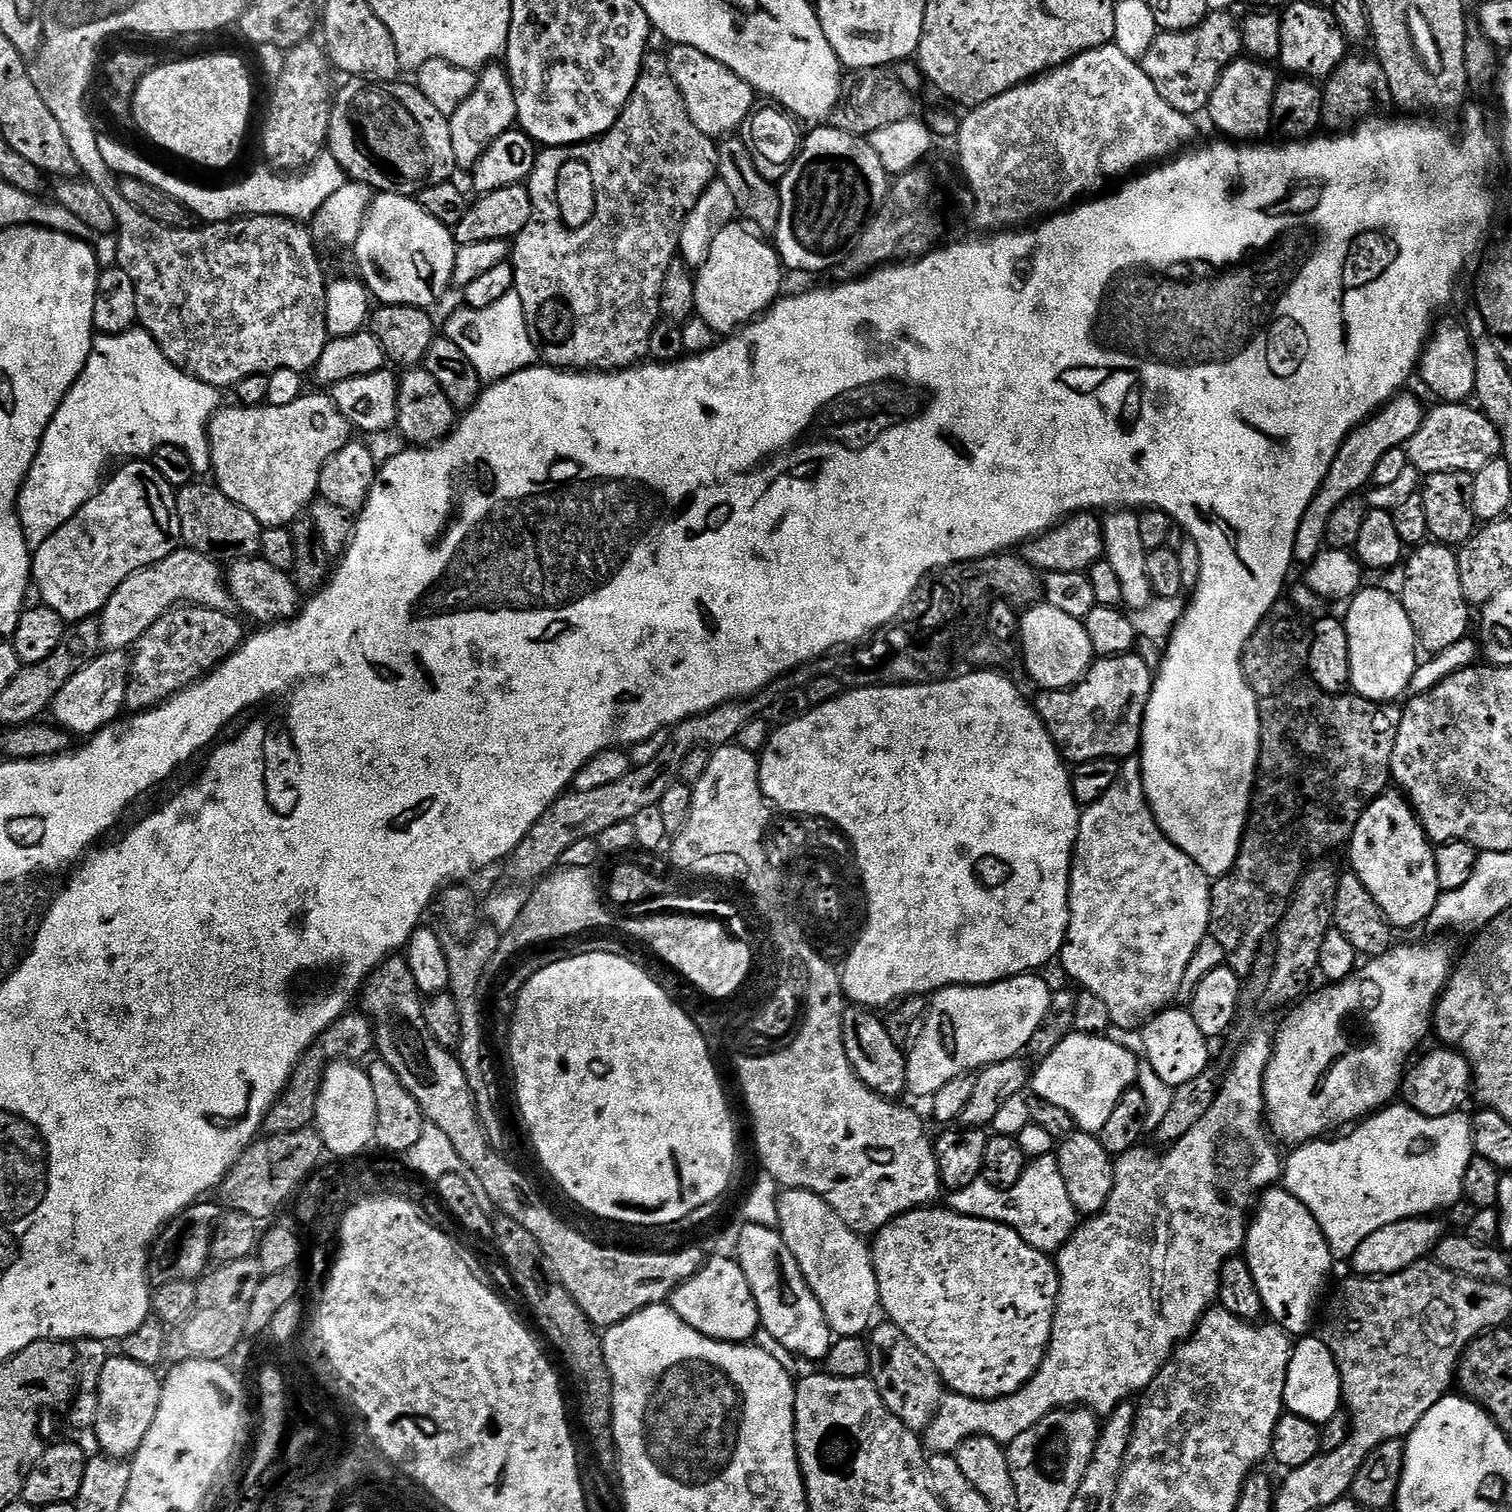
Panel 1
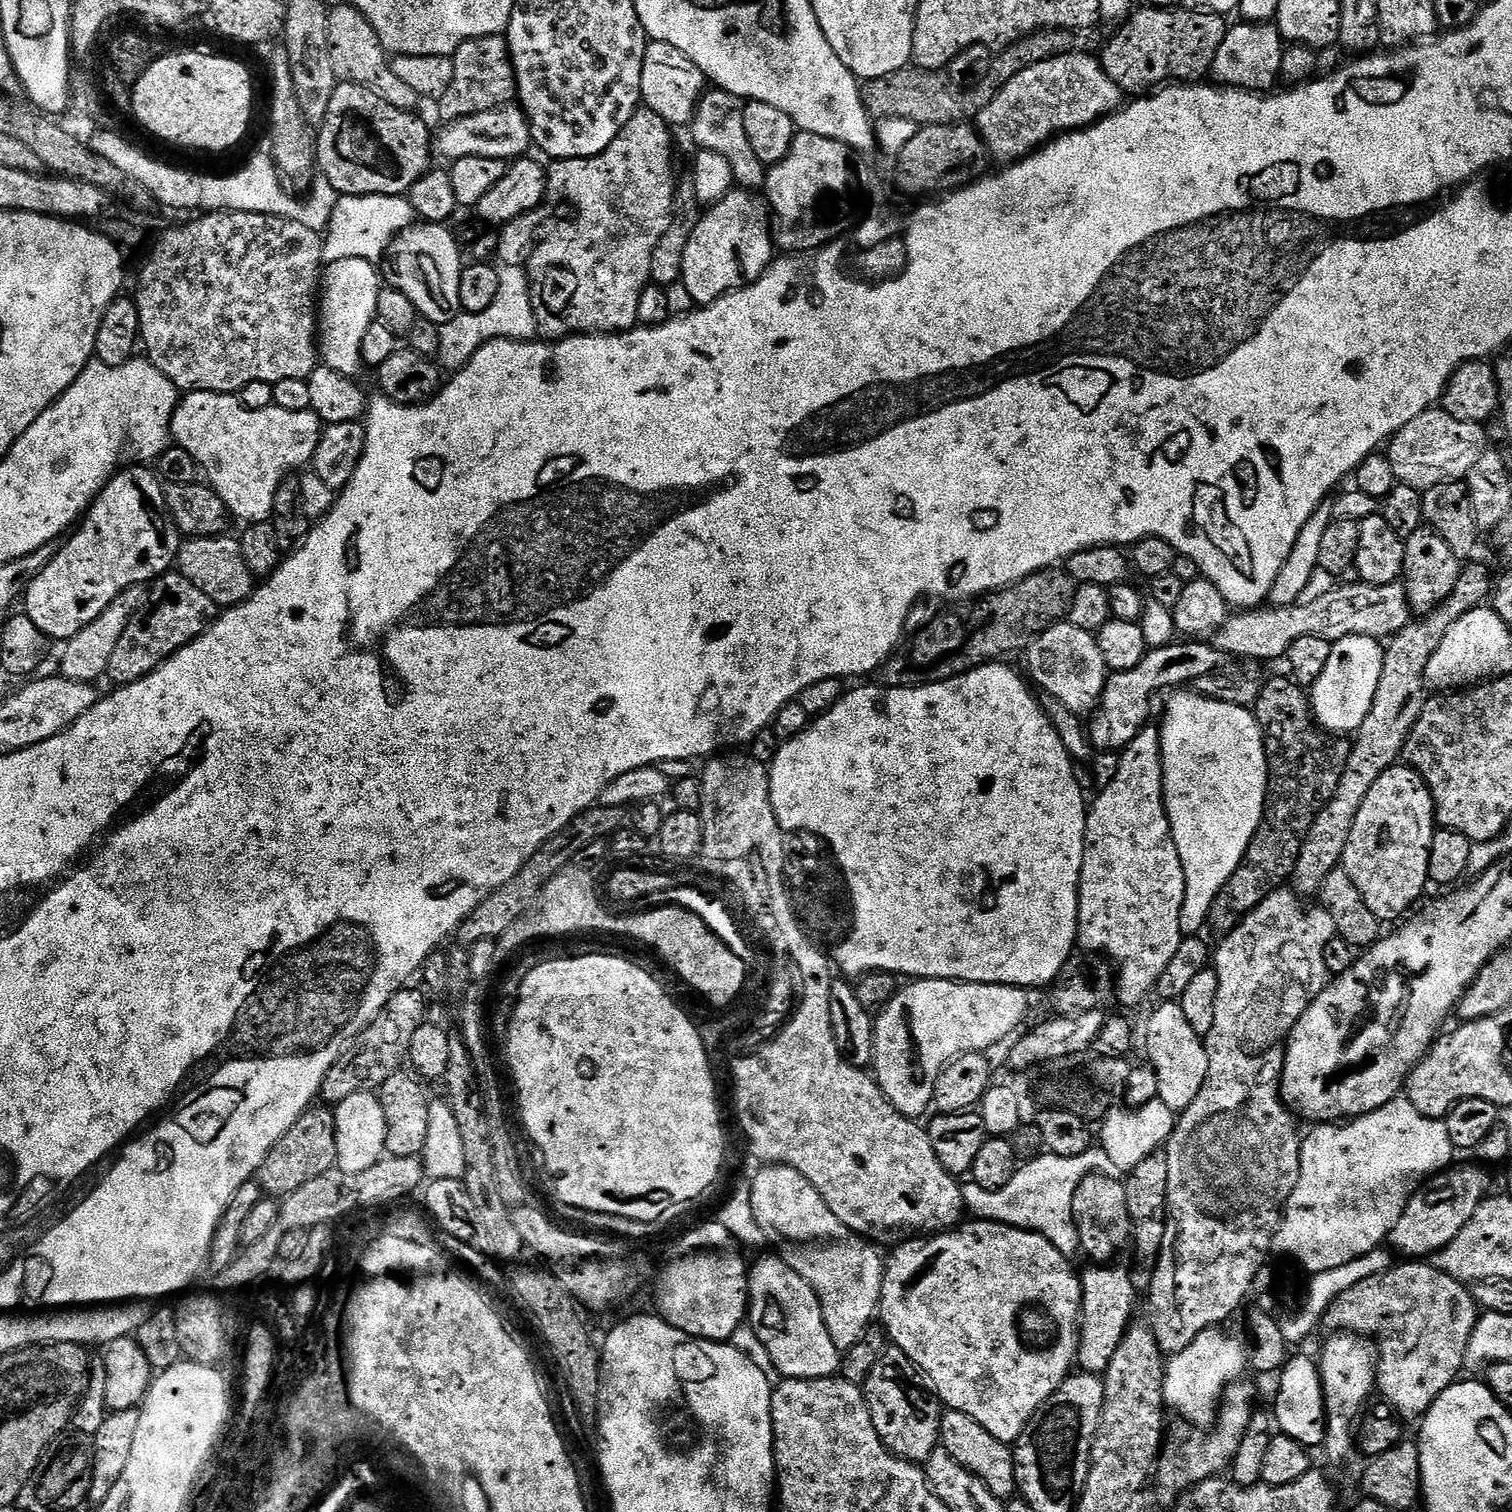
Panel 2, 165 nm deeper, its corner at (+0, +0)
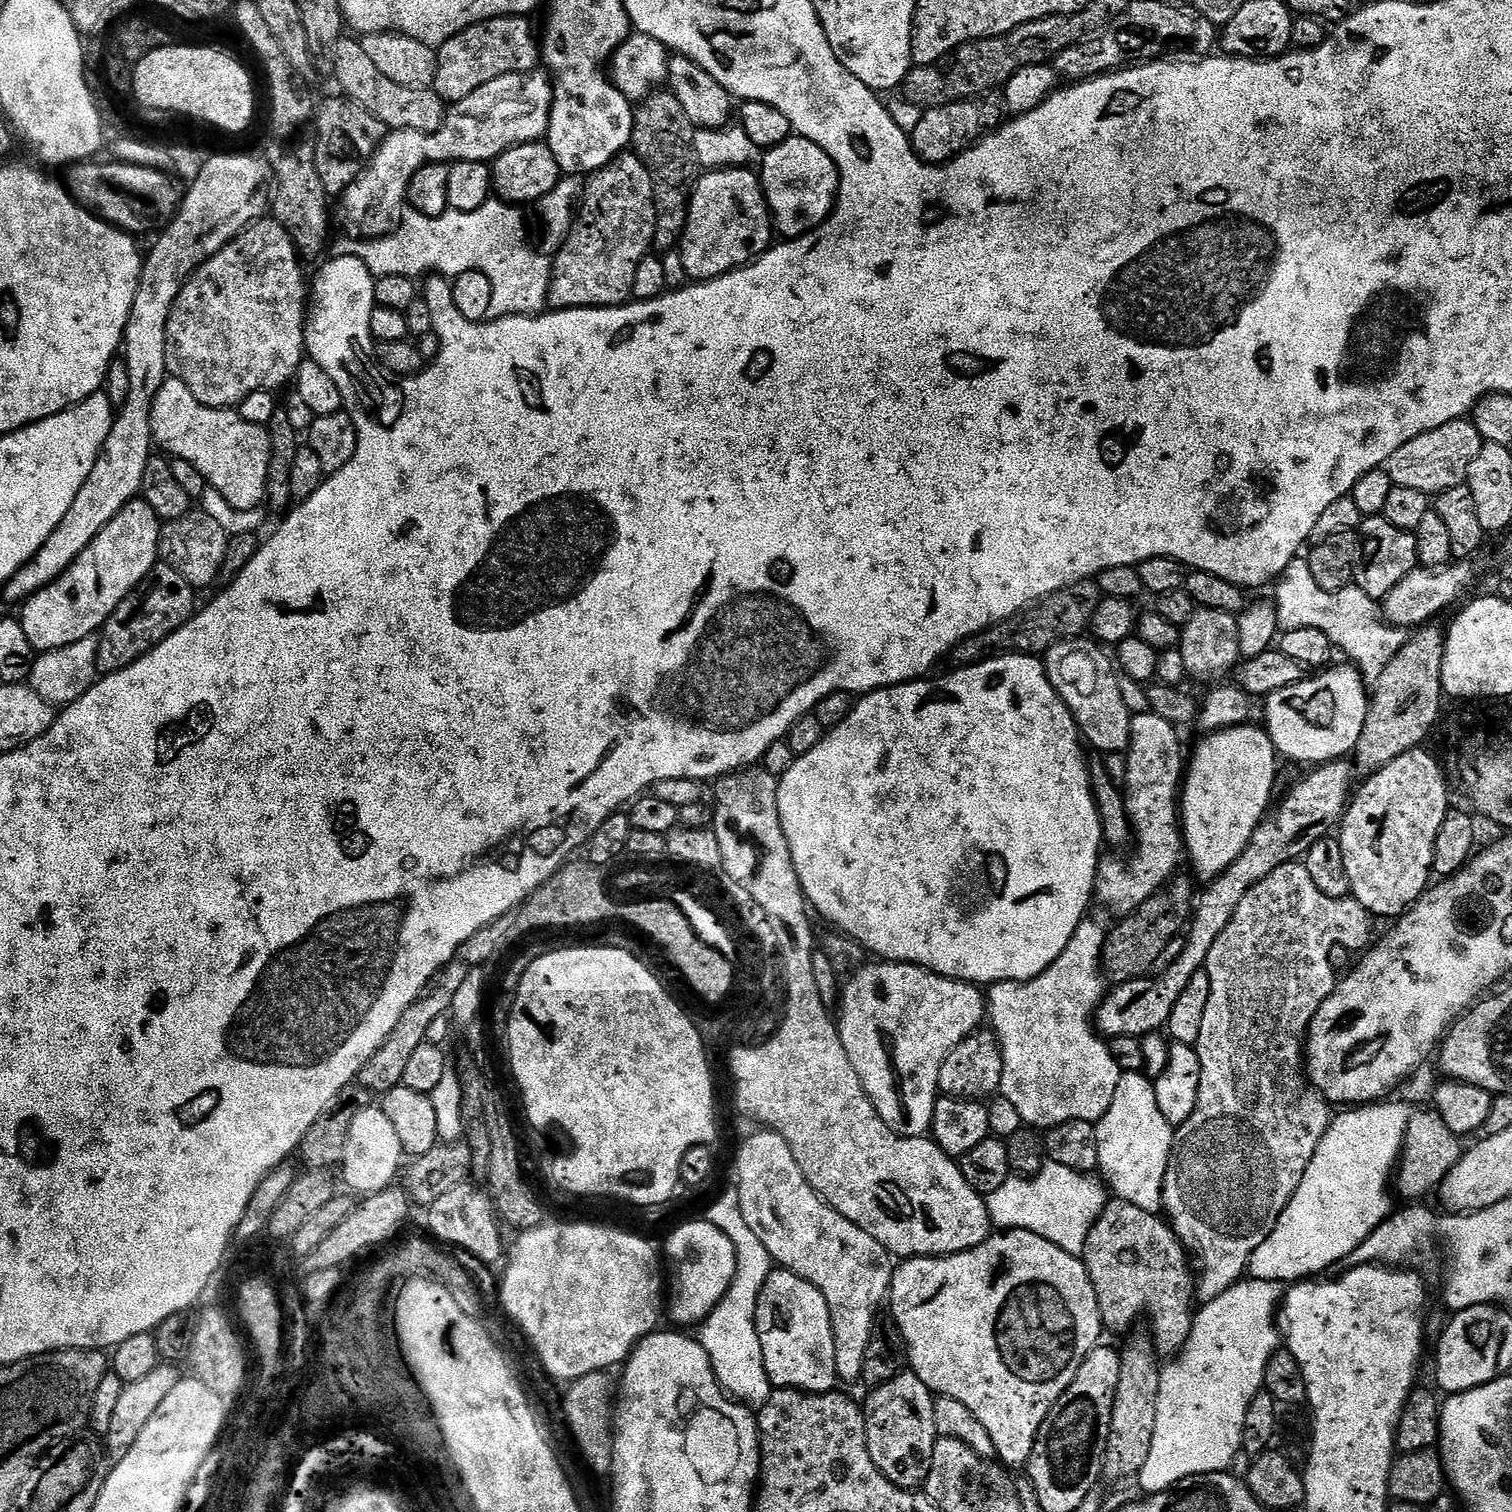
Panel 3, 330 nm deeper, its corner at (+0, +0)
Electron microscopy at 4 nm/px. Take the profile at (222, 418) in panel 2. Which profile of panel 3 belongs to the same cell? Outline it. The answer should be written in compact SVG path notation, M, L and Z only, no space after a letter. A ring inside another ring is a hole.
M169 378L164 381L162 390L158 390L158 398L154 398L154 406L152 407L152 438L159 447L161 444L161 446L165 448L163 451L167 453L169 457L190 462L190 466L198 466L198 470L204 476L205 485L207 485L211 491L213 488L230 507L237 508L240 512L248 512L251 508L258 507L260 503L262 505L265 503L268 490L268 471L270 470L270 462L272 461L272 437L269 429L265 427L265 425L246 422L240 416L239 411L236 410L206 406L202 402L198 402L198 398L194 398L194 394L190 394L190 390L182 381Z

